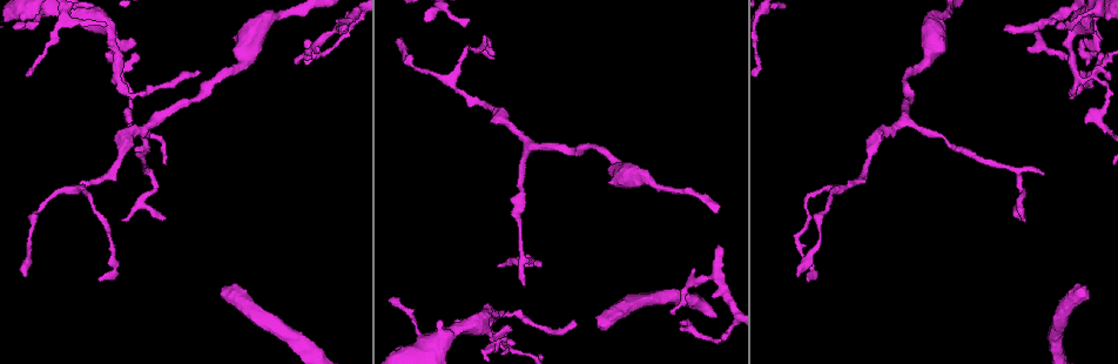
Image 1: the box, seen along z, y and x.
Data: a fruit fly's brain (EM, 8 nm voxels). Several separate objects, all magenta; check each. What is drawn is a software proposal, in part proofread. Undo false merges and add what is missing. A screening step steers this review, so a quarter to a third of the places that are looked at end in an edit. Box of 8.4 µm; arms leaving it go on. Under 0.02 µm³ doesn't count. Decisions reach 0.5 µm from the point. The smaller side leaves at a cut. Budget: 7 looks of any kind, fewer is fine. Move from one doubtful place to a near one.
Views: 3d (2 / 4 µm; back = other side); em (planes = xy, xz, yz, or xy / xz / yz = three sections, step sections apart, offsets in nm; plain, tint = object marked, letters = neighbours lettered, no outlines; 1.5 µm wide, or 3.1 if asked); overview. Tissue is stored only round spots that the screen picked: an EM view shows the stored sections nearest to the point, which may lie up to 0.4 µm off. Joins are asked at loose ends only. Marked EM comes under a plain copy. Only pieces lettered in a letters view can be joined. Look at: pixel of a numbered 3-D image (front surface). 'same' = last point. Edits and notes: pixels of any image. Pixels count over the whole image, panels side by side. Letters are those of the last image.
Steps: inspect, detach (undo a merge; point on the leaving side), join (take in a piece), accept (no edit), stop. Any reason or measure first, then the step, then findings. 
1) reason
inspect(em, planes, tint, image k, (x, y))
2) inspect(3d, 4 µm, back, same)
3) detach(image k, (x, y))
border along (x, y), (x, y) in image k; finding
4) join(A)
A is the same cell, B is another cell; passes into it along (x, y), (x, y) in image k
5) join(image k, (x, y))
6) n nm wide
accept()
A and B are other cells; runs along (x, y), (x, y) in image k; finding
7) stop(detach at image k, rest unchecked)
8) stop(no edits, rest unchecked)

branch stops here
inspect(3d, 2 µm, image 1, (1081, 39))

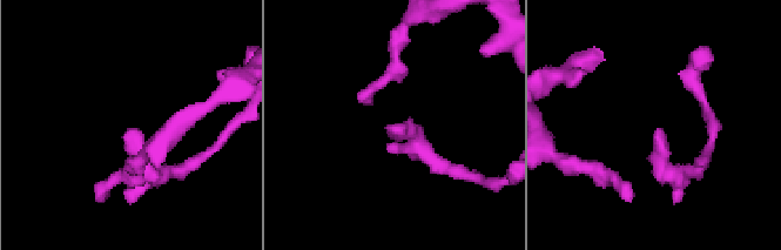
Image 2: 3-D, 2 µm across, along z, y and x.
need the tissue
inspect(em, planes, letters, image 2, (136, 130))

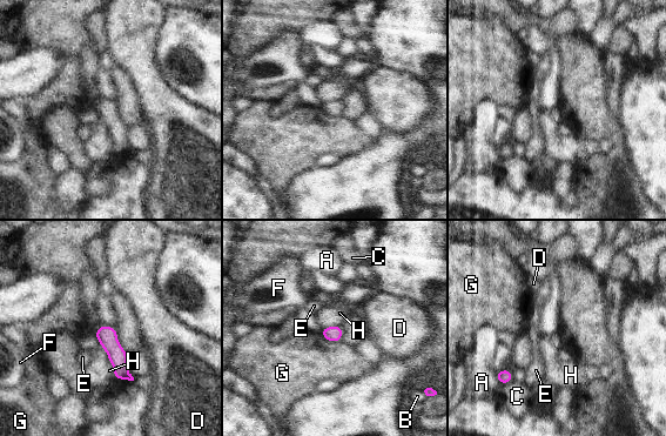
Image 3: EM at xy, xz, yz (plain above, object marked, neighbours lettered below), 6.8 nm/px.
110 nm wide
accept()
A, B, C, D, E, F, G and H are other cells; runs along (102, 328), (128, 376) in image 3; no lettered piece goes on from it

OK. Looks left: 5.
an open end
inspect(3d, 2 µm, image 1, (1005, 28))

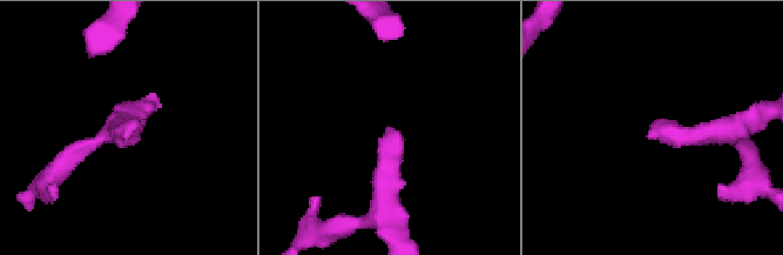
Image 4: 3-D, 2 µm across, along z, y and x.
shape alone is not enough
inspect(em, planes, letters, image 4, (652, 122))

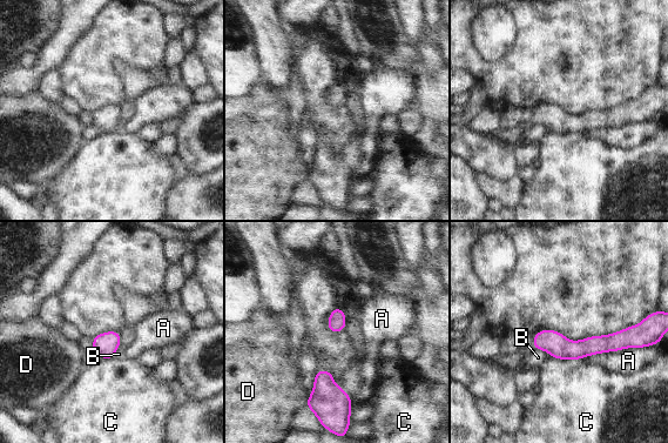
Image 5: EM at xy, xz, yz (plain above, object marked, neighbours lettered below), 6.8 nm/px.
accept()
A, B, C and D are other cells; border along (535, 349), (542, 349), (551, 356) in image 5; none of them fits

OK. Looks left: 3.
free end
inspect(3d, 2 µm, image 1, (225, 285))

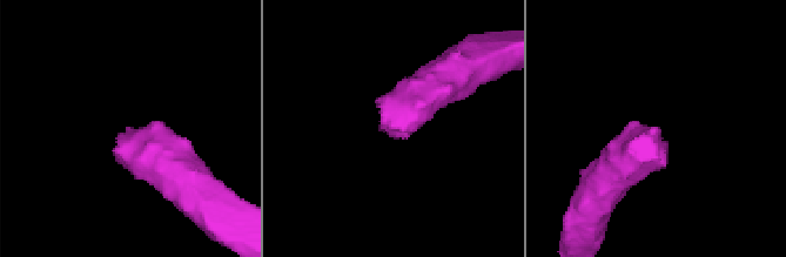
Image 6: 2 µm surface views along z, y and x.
now the EM
inspect(em, yz, step 4, tint, image 6, (387, 125))

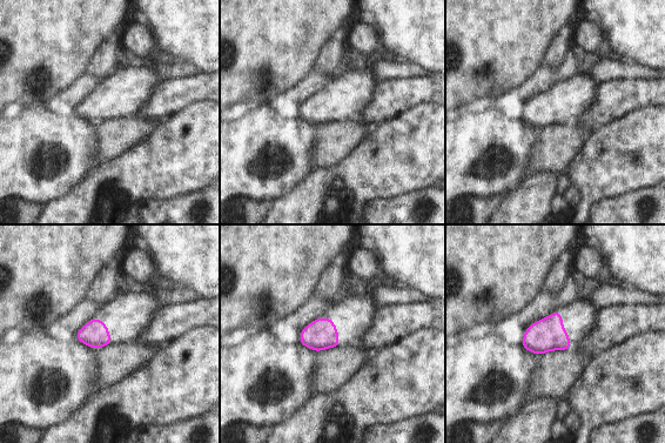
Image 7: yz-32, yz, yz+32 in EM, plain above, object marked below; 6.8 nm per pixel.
another direction
inspect(em, planes, letters, same)

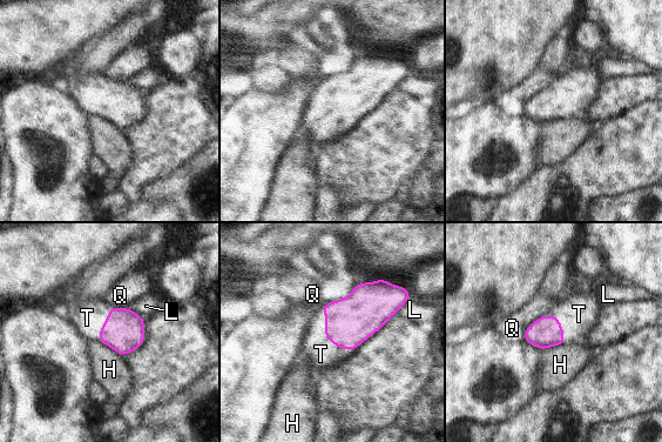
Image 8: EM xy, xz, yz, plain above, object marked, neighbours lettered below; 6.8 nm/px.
join(T)
T is the same cell, H, L and Q are other cells; passes into it along (349, 322), (325, 337), (321, 354) in image 8; the cell continues

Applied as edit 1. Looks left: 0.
stop(join at image 8, rest unchecked)

